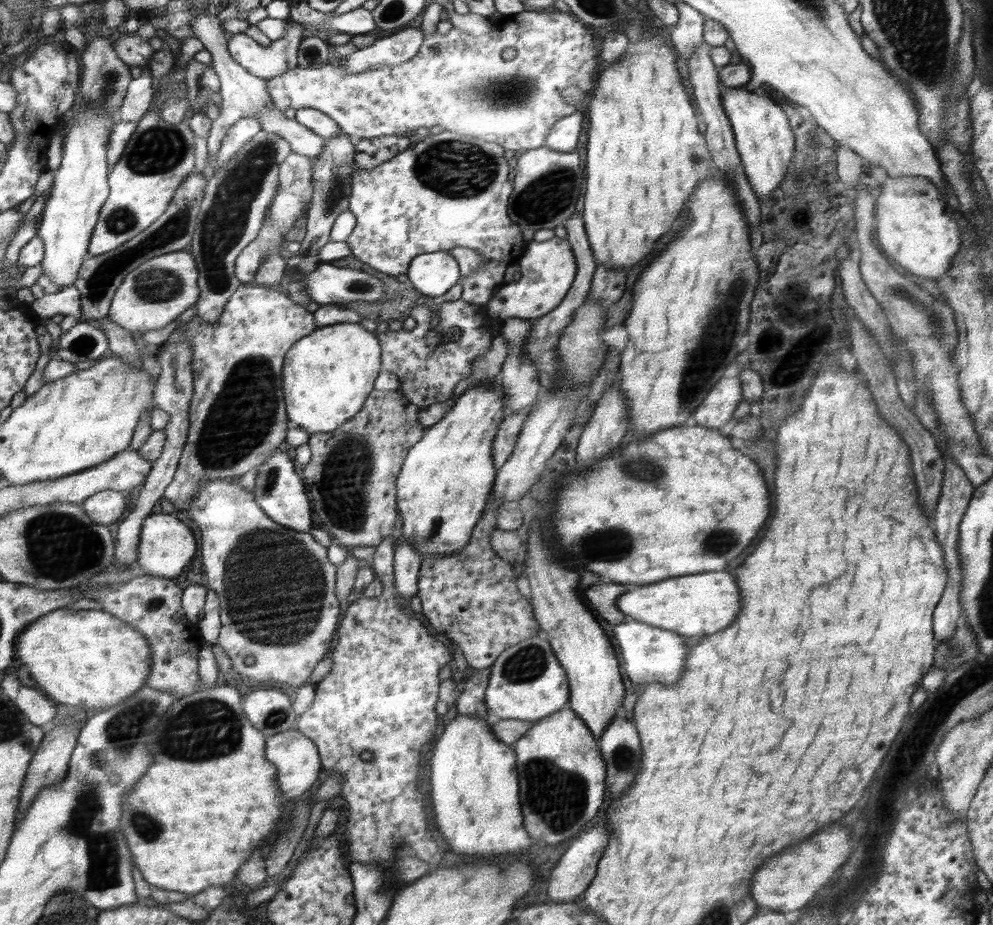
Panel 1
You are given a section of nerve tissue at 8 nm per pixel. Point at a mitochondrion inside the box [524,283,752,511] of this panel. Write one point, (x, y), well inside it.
(650, 472)

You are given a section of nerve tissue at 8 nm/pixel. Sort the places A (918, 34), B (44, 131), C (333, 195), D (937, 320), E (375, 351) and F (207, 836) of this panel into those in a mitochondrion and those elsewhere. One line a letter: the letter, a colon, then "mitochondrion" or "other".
A: mitochondrion
B: other
C: mitochondrion
D: mitochondrion
E: other
F: other

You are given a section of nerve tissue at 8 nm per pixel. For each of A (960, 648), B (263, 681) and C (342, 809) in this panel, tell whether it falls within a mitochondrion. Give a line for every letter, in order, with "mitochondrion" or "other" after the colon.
A: mitochondrion
B: other
C: other

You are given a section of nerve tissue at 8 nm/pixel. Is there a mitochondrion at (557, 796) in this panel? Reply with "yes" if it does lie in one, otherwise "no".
yes

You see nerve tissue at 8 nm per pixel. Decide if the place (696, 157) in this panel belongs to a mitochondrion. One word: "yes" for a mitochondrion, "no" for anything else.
yes

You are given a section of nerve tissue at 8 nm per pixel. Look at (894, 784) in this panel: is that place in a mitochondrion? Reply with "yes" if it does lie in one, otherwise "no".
yes

